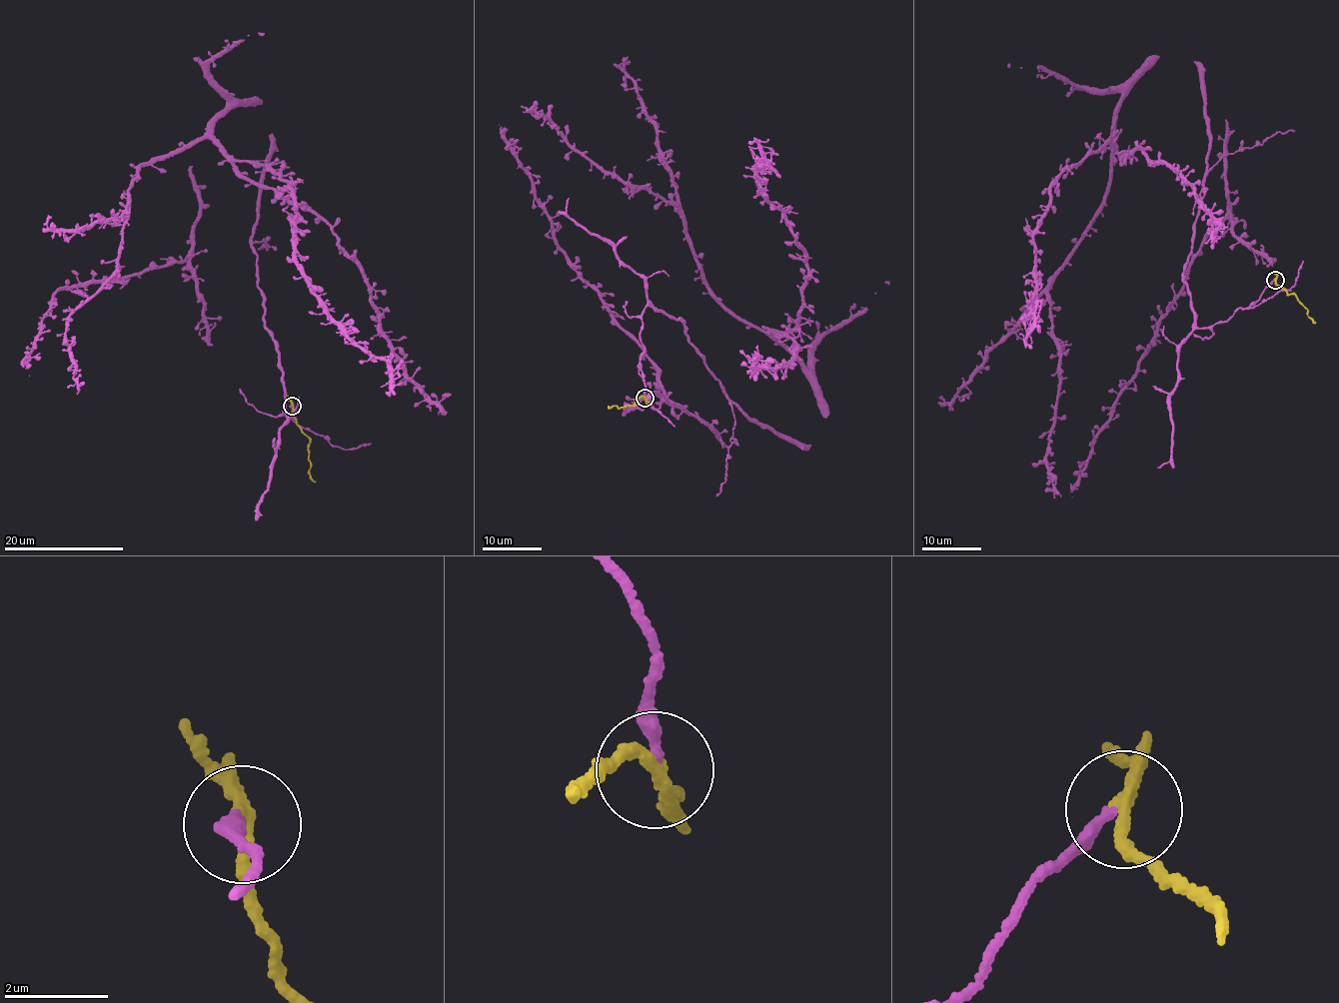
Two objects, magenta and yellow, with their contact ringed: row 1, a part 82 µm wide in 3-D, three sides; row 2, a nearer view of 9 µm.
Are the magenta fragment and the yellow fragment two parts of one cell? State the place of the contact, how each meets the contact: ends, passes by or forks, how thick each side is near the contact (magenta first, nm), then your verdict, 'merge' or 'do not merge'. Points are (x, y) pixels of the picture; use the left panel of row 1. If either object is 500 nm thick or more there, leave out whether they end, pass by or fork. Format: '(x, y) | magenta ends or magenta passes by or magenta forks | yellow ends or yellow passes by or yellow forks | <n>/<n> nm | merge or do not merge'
(292, 406) | magenta ends | yellow passes by | 240/200 nm | do not merge

